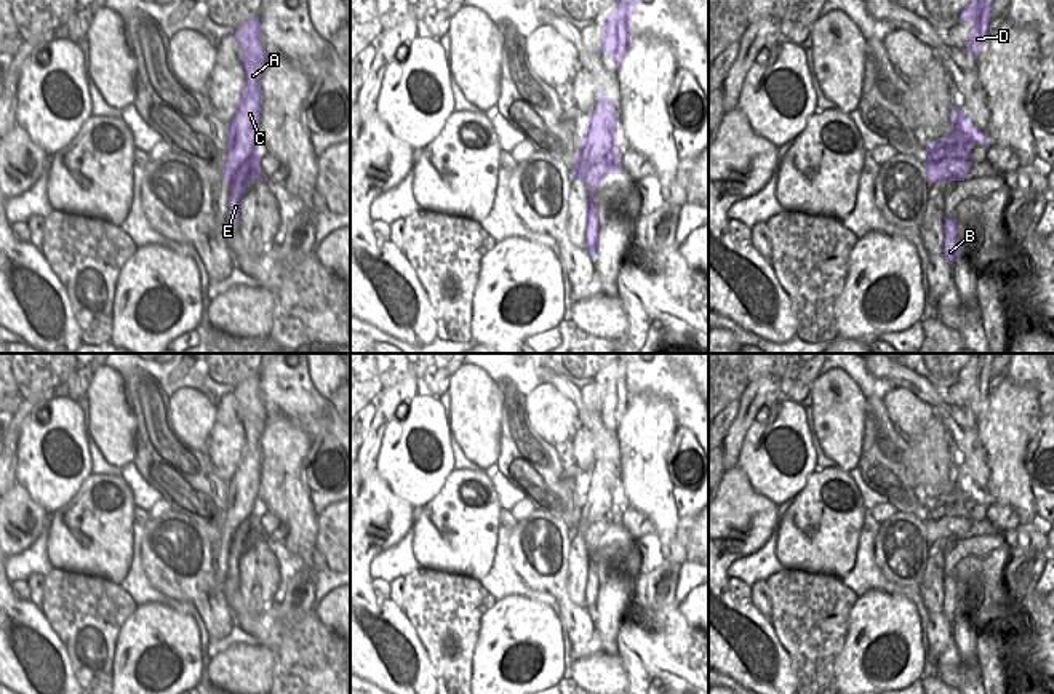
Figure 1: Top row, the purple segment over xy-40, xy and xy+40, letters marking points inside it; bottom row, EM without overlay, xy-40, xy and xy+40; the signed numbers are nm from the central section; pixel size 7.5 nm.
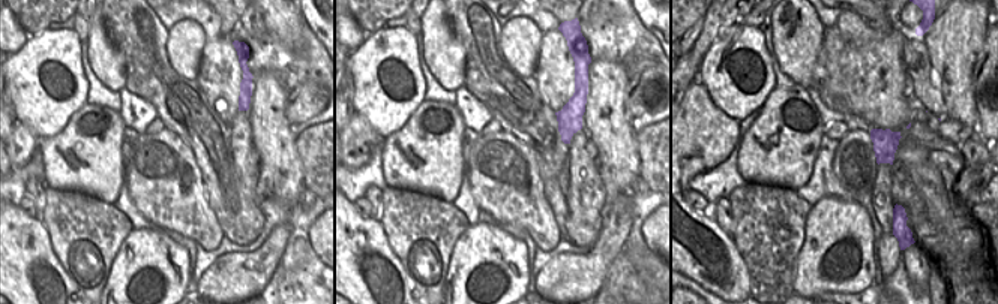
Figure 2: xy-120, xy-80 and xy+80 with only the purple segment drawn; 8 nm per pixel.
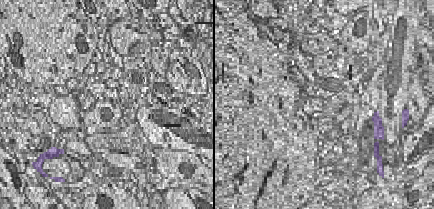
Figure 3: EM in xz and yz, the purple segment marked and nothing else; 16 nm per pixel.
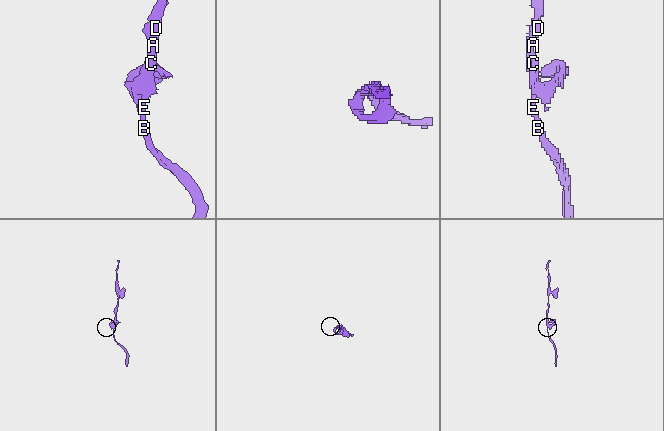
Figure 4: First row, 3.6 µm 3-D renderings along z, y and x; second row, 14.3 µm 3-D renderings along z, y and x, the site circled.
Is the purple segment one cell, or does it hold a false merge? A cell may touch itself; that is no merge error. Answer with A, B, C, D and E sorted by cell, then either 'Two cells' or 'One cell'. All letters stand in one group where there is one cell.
Groups: A C D / B E. Two cells

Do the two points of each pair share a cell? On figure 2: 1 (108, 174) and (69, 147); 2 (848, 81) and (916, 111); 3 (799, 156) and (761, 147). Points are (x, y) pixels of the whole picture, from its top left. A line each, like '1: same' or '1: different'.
1: same
2: same
3: same

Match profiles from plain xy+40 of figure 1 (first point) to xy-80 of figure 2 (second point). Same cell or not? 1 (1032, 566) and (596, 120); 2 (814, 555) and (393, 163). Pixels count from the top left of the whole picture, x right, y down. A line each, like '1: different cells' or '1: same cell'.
1: different cells
2: same cell

